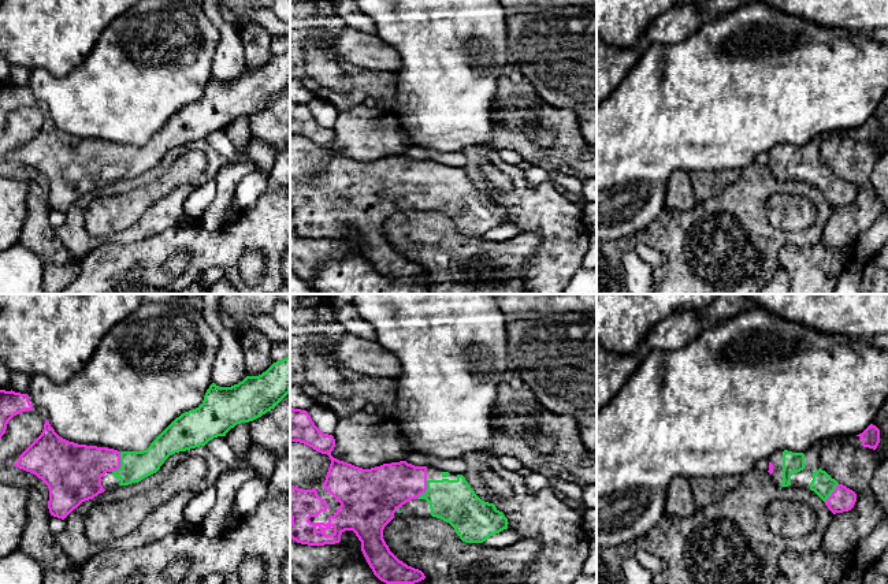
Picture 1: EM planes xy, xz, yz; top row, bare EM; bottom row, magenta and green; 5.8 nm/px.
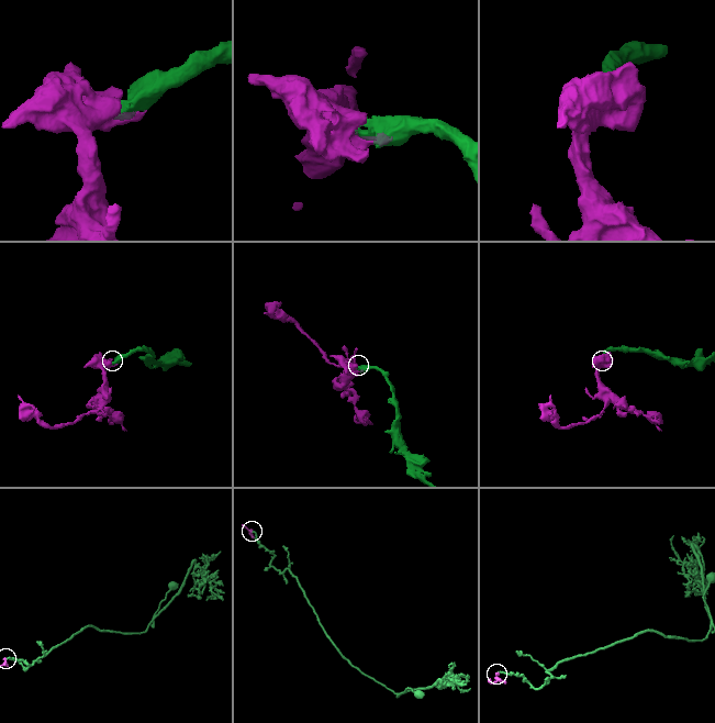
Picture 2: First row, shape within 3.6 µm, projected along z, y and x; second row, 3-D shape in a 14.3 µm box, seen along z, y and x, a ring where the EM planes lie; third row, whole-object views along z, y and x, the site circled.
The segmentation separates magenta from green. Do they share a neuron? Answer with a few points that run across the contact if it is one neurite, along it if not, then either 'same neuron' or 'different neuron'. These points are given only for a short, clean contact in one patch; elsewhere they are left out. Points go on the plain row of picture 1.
same neuron

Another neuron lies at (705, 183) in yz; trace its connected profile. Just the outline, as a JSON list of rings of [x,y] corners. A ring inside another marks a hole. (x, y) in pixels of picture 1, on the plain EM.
[[[727,168],[722,171],[691,171],[690,182],[696,201],[706,201],[717,196],[724,187],[736,182],[740,176],[739,168]]]

